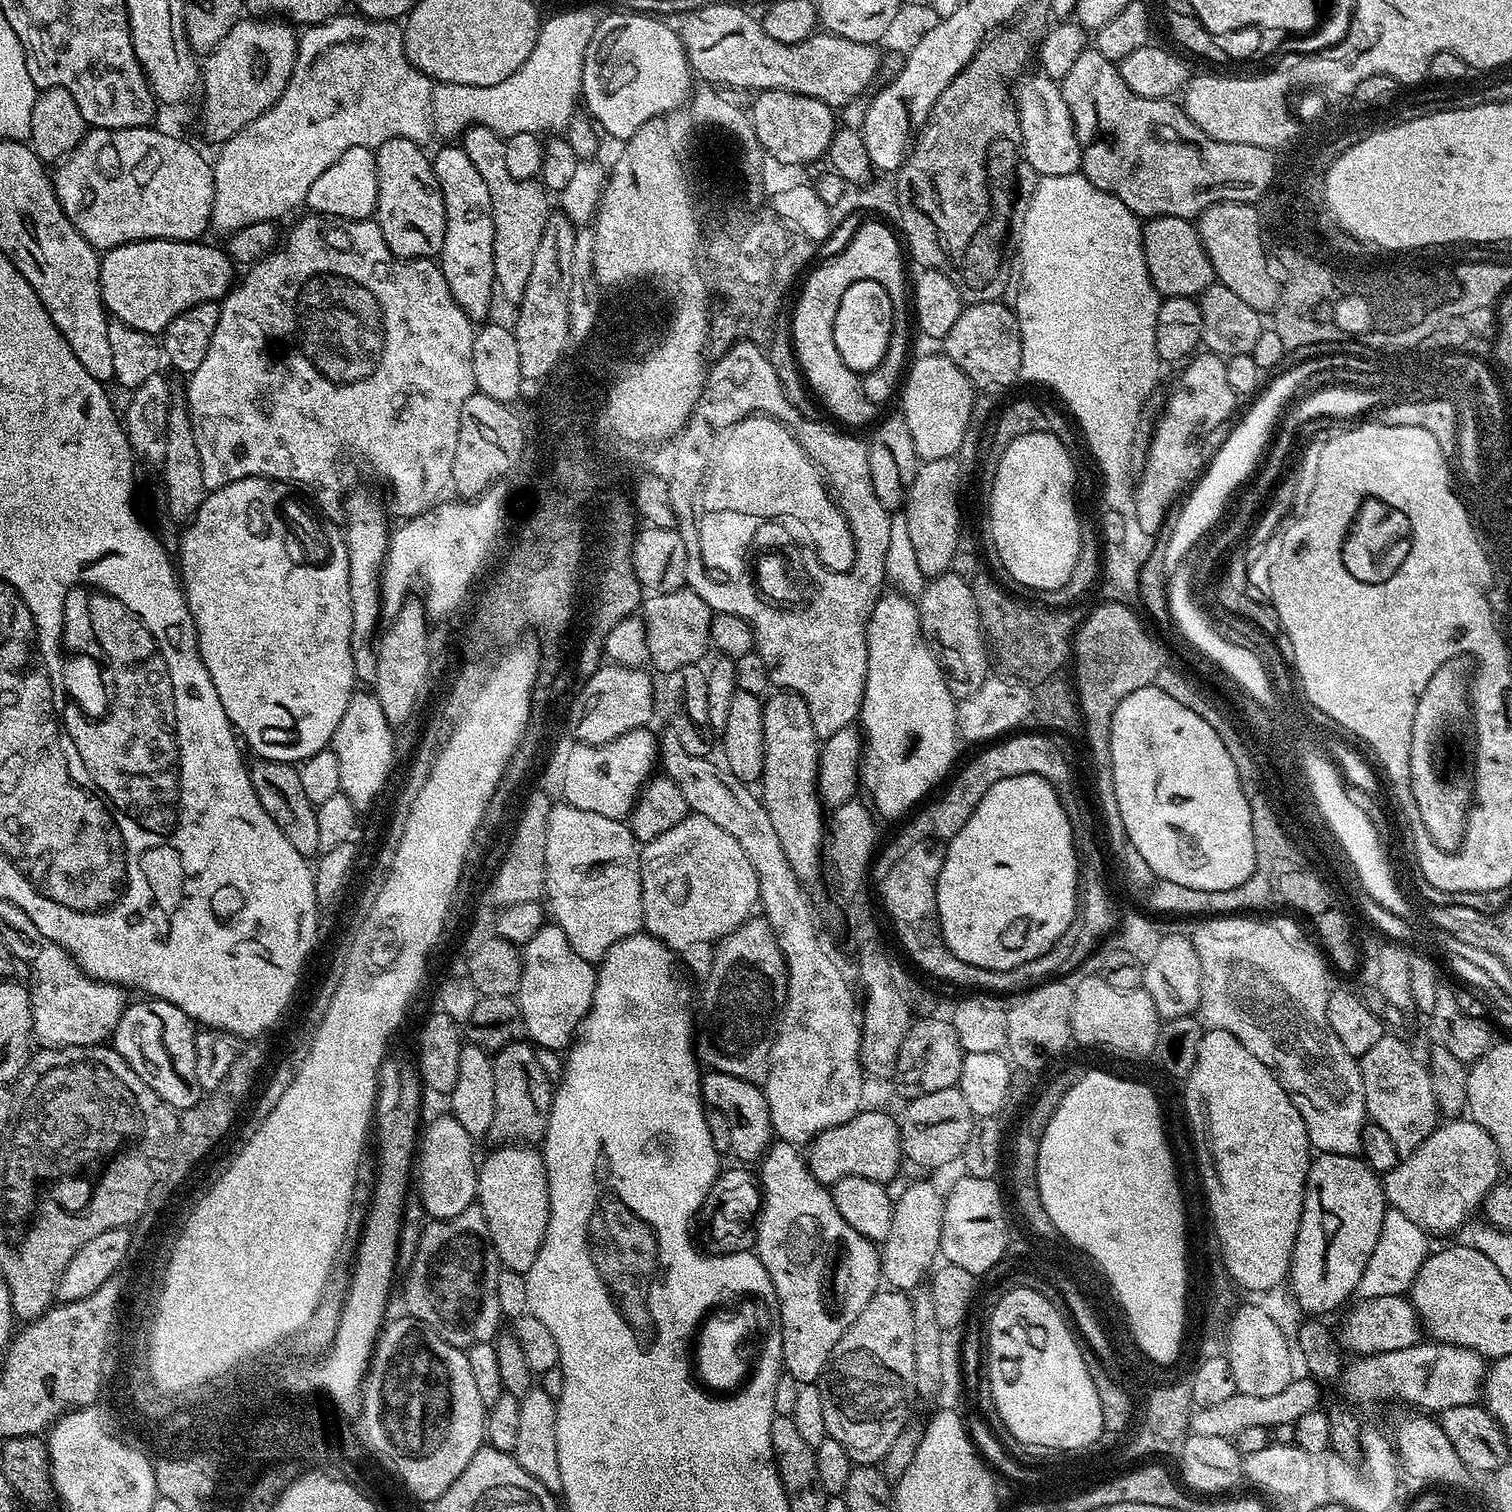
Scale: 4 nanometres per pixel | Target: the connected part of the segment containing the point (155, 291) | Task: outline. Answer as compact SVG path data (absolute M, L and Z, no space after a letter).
M132 240L117 248L109 248L100 256L100 293L104 307L113 321L153 334L163 333L166 325L182 310L202 302L221 301L232 290L234 265L223 247L215 248L194 240Z

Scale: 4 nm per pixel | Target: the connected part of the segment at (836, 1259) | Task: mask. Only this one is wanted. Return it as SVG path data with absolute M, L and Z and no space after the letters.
M777 1139L759 1161L758 1183L762 1203L754 1224L754 1252L762 1266L766 1266L770 1282L774 1282L775 1307L780 1308L778 1326L782 1330L784 1371L800 1385L816 1384L828 1365L834 1346L838 1346L838 1338L850 1330L854 1318L866 1310L866 1302L870 1302L881 1287L880 1250L838 1214L831 1191L814 1178L797 1145Z

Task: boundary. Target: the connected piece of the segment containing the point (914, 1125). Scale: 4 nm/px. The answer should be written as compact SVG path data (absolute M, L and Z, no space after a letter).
M959 1087L946 1090L934 1090L934 1094L913 1096L907 1101L904 1113L899 1113L900 1150L905 1161L917 1164L920 1168L940 1168L943 1164L952 1164L961 1159L966 1150L966 1142L970 1142L970 1130L974 1117L970 1106L966 1106L966 1098L962 1098Z

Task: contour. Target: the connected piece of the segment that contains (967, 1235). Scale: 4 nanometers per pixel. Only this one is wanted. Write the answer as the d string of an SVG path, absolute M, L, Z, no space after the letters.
M964 1180L964 1183L953 1183L944 1196L939 1255L947 1263L962 1266L962 1270L970 1270L970 1274L977 1278L983 1277L983 1272L1001 1263L1000 1249L1004 1246L1000 1202L993 1185L994 1182Z

